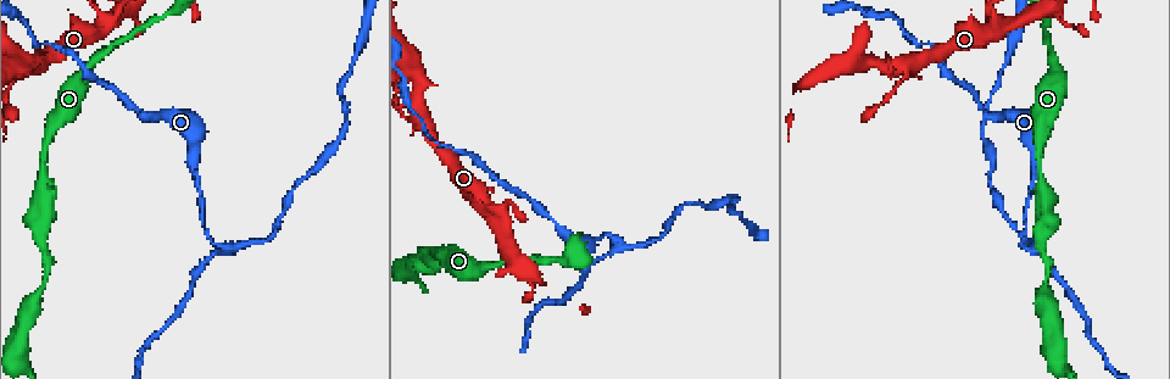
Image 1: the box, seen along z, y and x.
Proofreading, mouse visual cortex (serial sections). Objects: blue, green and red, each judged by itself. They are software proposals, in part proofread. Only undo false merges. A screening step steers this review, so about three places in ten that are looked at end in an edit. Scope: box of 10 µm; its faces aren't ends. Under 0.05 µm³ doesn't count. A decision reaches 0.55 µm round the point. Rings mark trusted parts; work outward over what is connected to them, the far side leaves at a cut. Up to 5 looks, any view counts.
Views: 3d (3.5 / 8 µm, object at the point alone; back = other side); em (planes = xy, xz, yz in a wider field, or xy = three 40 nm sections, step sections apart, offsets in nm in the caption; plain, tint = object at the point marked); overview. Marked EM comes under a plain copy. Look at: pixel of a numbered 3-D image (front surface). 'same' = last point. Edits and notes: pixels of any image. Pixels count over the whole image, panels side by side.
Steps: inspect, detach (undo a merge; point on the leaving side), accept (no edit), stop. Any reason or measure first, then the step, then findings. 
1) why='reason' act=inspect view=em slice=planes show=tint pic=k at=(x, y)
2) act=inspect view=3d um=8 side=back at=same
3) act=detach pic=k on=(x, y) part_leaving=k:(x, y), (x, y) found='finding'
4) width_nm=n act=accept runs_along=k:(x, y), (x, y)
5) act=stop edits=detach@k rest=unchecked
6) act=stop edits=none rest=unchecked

why='sharp bend' act=inspect view=3d um=3.5 pic=1 at=(902, 65)

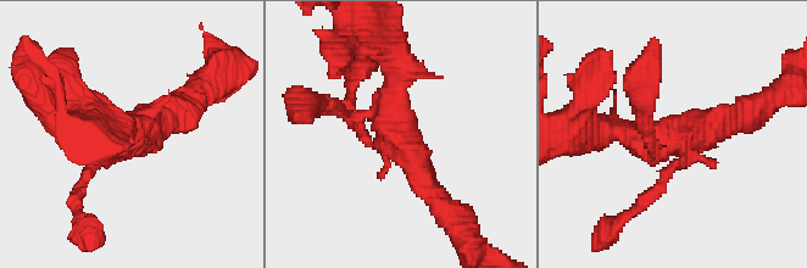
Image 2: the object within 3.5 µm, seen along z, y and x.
act=inspect view=em slice=xy step=2 show=tint pic=2 at=(397, 134)

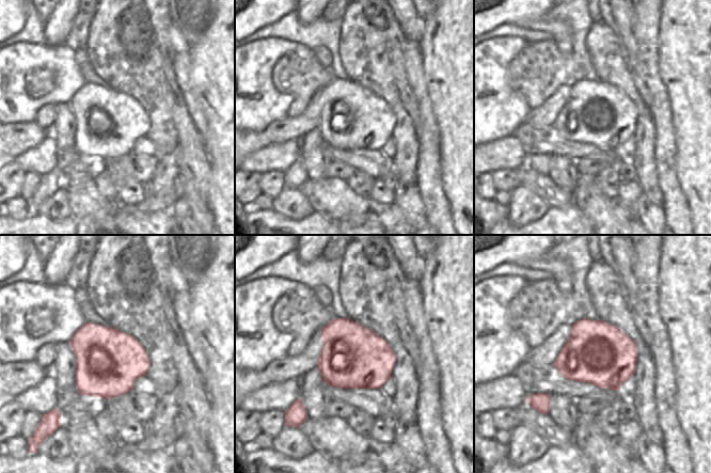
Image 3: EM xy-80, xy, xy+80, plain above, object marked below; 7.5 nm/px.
width_nm=480 act=detach pic=2 on=(662, 188) part_leaving=2:(680, 160), (658, 190), (602, 239) found='two cells meet here'

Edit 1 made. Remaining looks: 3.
why='small branch off a trunk' act=inspect view=3d um=3.5 pic=1 at=(104, 28)

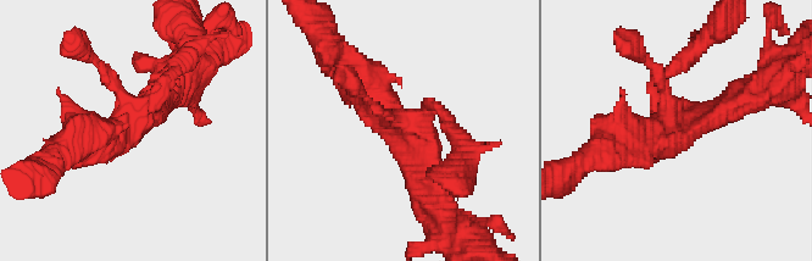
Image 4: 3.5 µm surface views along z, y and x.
why='need the tissue' act=inspect view=em slice=xy step=3 show=tint pic=4 at=(135, 121)

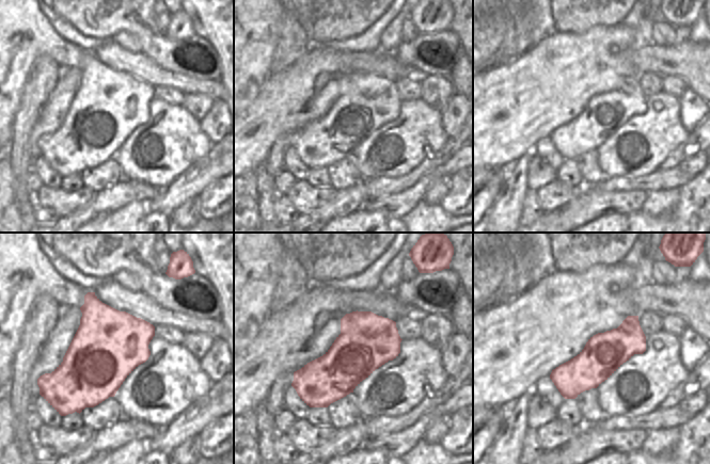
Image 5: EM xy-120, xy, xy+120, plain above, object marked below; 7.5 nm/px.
act=accept runs_along=4:(354, 68), (417, 137), (433, 194) found='all the same cell'

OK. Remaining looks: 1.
act=stop edits=detach@2 rest=unchecked

